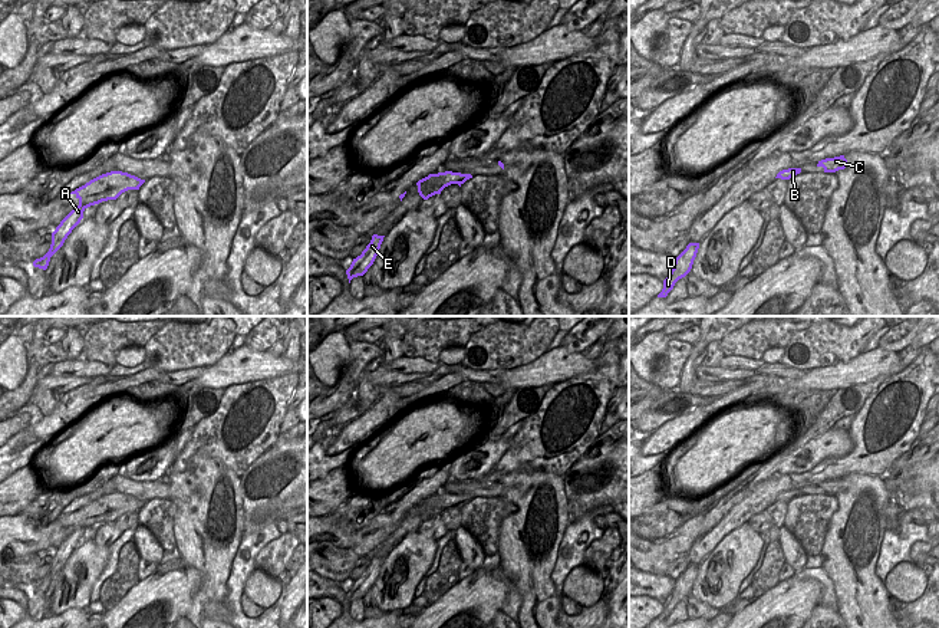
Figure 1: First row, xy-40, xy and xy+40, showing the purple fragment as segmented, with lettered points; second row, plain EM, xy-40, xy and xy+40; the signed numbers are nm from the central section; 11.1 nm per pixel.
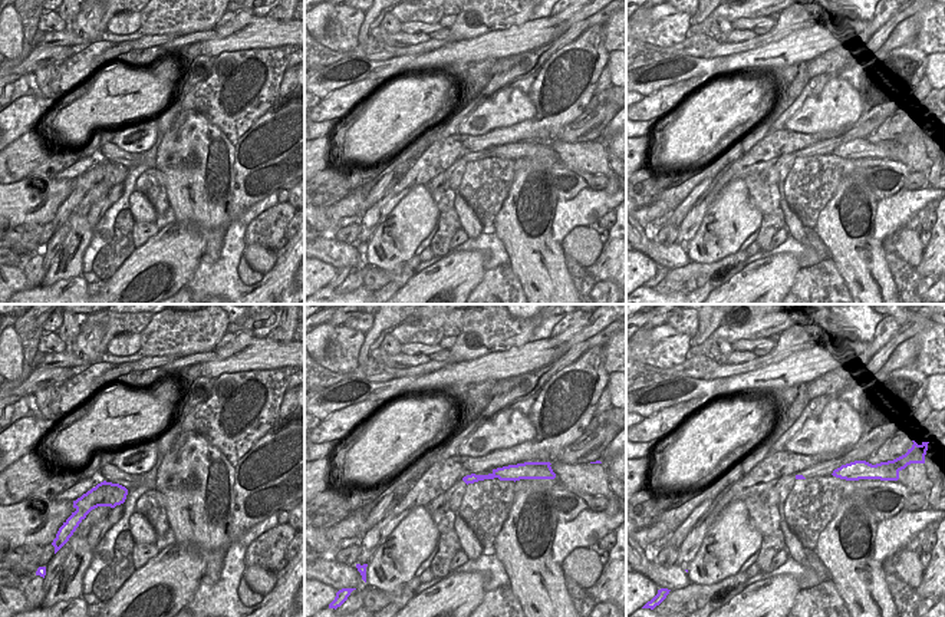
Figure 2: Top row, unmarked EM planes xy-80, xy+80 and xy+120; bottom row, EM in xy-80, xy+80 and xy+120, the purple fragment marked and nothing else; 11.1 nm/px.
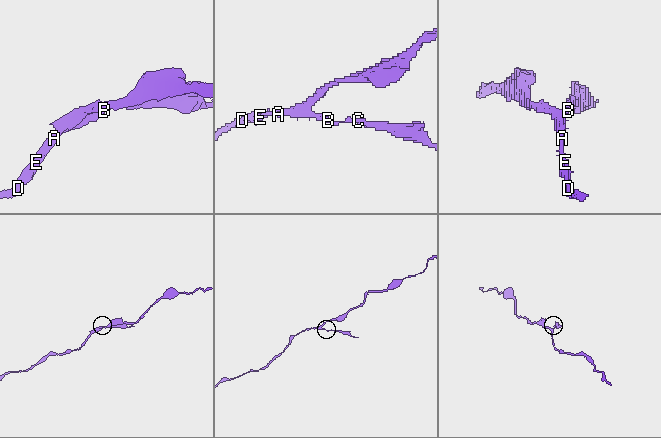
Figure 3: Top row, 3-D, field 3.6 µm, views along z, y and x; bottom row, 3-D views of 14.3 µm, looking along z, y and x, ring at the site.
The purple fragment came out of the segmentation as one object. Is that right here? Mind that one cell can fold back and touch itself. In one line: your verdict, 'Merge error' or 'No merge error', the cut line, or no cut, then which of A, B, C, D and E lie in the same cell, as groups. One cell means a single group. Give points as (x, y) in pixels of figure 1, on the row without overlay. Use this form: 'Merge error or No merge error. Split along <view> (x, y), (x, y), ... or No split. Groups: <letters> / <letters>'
Merge error. Split along xy (447, 506), (437, 513), (421, 518). Groups: A D E / B C

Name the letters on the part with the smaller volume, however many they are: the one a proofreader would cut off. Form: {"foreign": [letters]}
{"foreign": ["B", "C"]}

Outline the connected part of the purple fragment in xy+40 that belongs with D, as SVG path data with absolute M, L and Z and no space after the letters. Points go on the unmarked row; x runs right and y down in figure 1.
M689 565L686 571L675 581L673 591L663 602L663 611L658 619L666 619L675 605L691 594L698 571L699 565Z

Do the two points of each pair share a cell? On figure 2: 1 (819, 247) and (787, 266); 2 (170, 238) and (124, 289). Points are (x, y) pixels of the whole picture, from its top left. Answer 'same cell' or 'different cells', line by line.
1: different cells
2: same cell

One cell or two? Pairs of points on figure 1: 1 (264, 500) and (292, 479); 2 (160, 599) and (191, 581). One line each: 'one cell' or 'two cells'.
1: one cell
2: one cell

